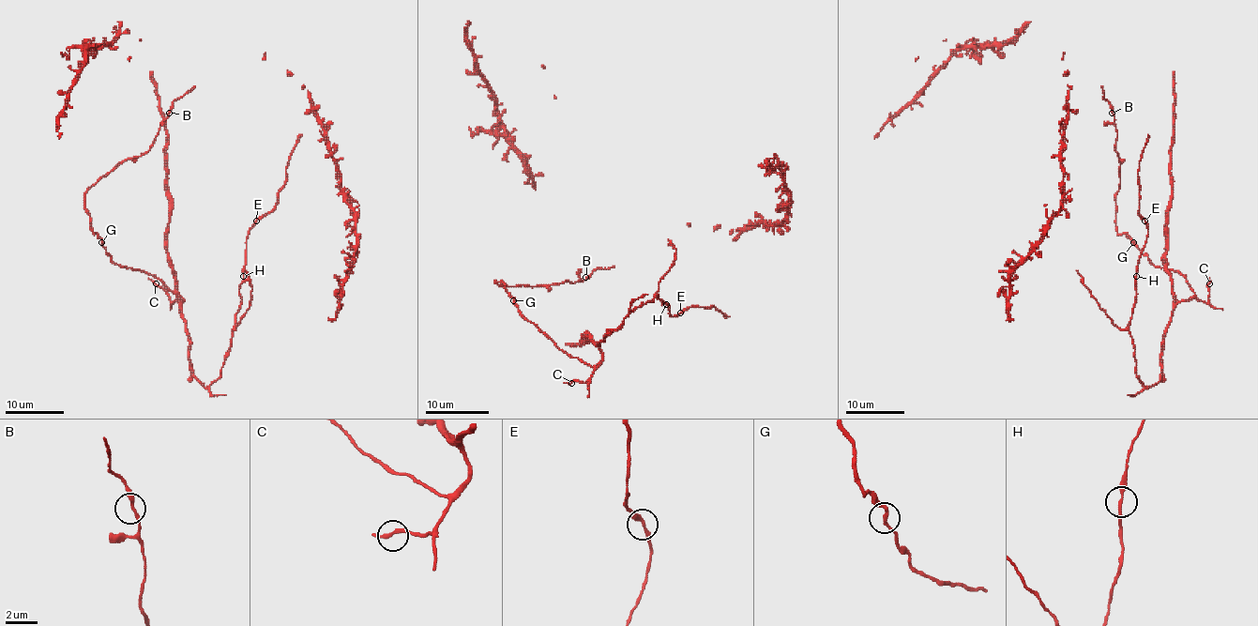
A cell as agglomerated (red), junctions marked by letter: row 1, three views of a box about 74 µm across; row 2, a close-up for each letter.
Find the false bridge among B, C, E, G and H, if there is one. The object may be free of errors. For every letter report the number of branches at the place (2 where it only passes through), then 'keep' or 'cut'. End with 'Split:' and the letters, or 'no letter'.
B: 2 | keep
C: 2 | keep
E: 2 | keep
G: 2 | keep
H: 2 | keep
Split: no letter

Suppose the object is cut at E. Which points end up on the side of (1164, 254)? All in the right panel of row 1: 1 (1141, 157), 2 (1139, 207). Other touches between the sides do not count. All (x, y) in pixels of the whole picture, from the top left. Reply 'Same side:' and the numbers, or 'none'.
Same side: none

